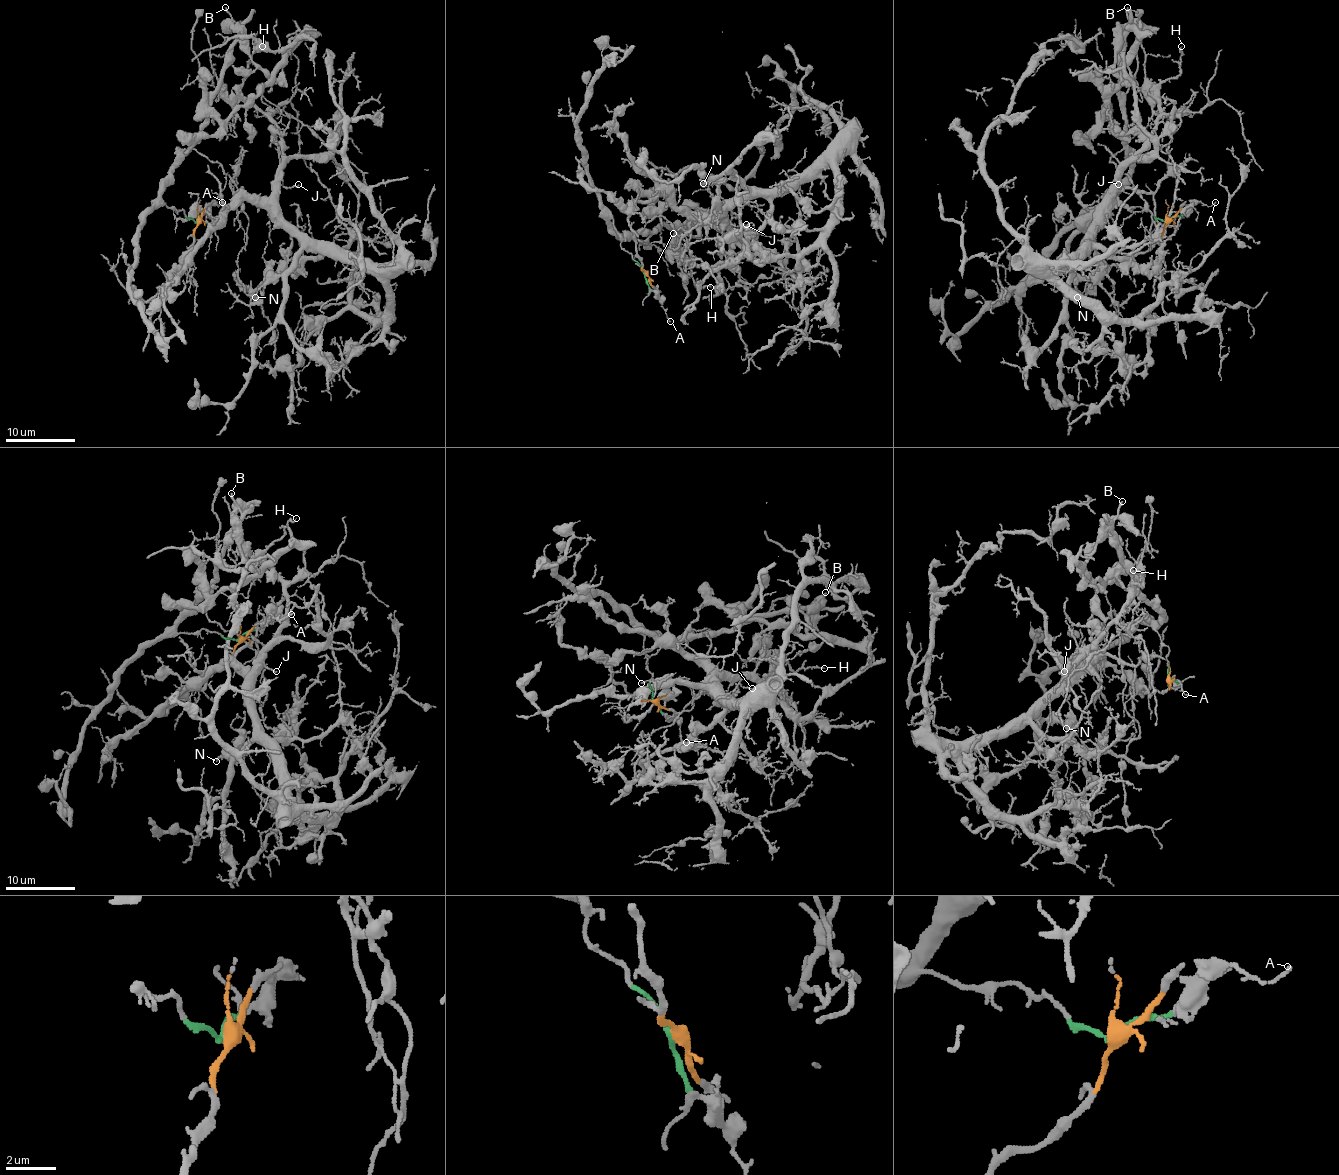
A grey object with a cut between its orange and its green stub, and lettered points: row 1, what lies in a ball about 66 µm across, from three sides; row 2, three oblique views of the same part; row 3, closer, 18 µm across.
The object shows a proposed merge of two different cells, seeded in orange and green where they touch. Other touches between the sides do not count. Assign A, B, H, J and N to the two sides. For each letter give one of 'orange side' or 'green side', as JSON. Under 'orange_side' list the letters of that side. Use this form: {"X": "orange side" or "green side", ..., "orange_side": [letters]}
{"A": "green side", "B": "green side", "H": "orange side", "J": "orange side", "N": "orange side", "orange_side": ["H", "J", "N"]}

